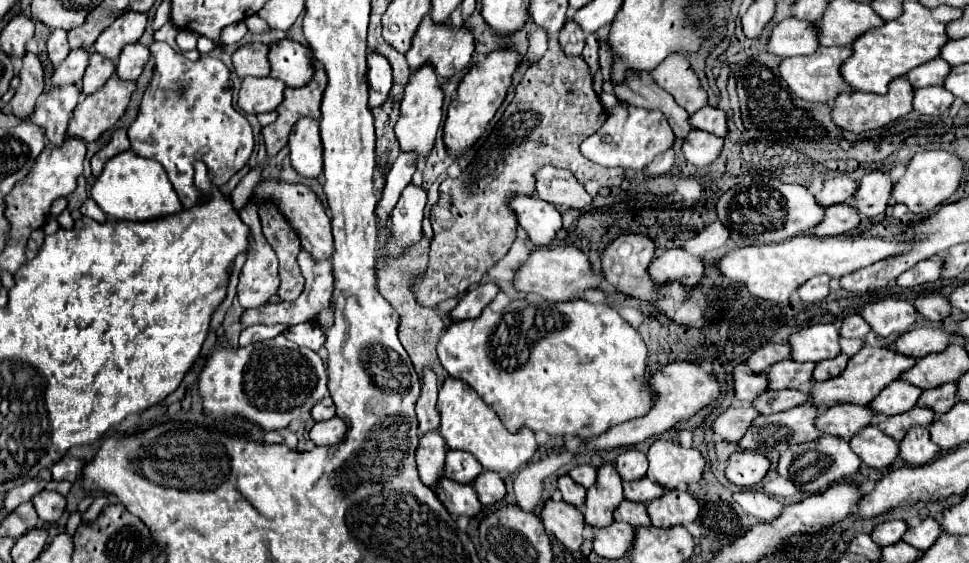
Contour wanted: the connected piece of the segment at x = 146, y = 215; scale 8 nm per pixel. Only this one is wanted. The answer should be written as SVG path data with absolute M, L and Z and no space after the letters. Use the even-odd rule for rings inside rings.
M124 151L108 161L102 177L96 179L92 187L92 199L108 217L124 221L152 221L164 215L180 213L184 209L176 191L172 189L172 183L164 173L164 167L156 161L136 157L136 153L132 151Z

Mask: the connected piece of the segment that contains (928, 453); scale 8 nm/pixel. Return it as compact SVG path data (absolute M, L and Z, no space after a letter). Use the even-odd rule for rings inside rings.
M916 427L908 431L908 437L900 443L900 459L908 465L926 465L940 453L940 447L932 443L926 427Z

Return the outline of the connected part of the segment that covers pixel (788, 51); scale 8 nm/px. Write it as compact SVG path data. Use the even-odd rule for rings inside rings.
M784 19L772 29L772 37L768 43L768 51L778 57L792 55L812 55L818 49L818 29L810 21L802 19Z

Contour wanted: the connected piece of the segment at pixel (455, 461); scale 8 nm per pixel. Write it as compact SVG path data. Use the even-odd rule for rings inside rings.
M464 451L446 453L446 477L448 479L470 485L480 475L480 471L484 471L484 467L480 467L480 461L476 461L476 457L472 457L470 453L464 453Z

